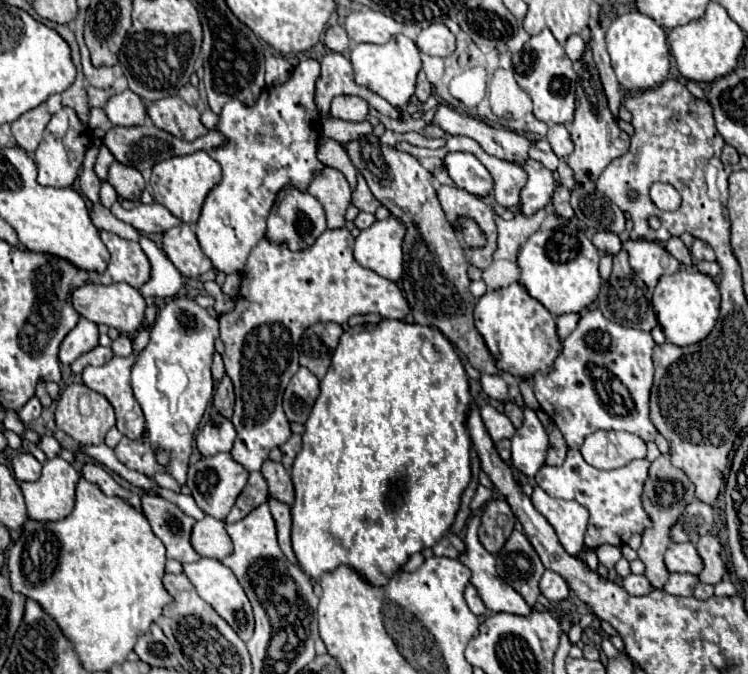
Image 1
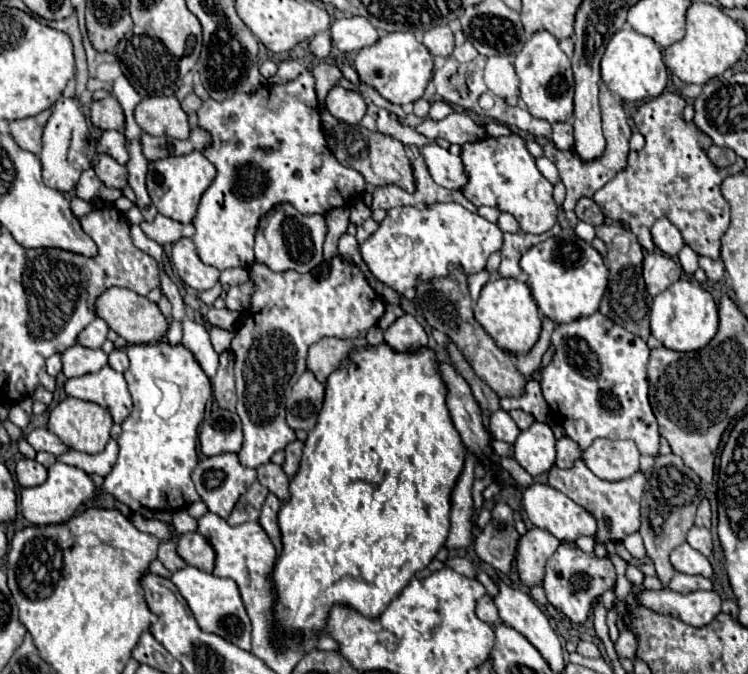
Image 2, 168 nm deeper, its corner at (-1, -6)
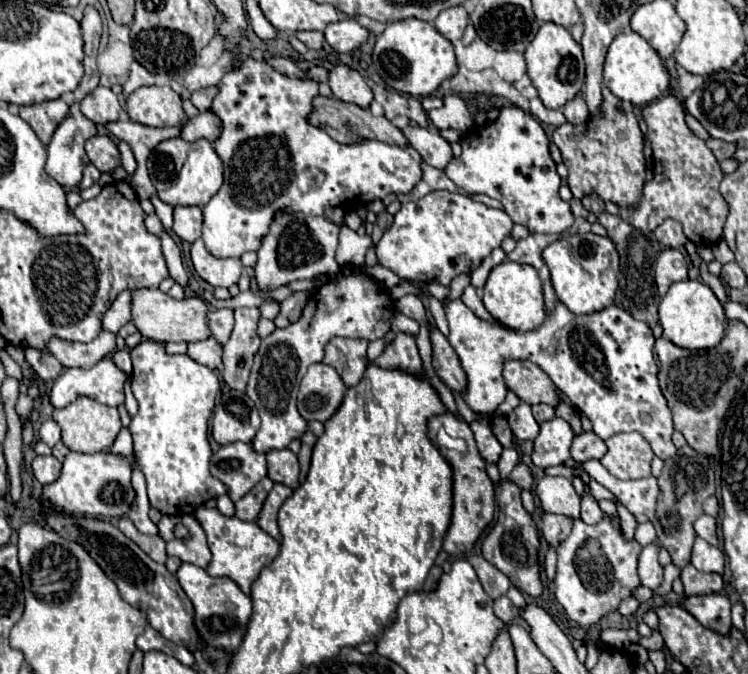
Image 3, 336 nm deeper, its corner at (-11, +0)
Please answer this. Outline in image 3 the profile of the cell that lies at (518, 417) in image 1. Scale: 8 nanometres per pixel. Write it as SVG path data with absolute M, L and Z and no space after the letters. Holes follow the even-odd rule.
M536 404L536 406L532 406L532 414L538 422L546 422L546 420L554 418L554 408L548 404Z

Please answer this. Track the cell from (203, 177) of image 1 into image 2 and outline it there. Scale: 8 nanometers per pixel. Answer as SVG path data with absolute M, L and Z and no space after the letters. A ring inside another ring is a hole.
M190 152L184 156L168 156L164 160L152 162L146 174L146 188L160 214L182 224L190 224L204 190L212 184L214 176L216 176L214 164L202 152Z

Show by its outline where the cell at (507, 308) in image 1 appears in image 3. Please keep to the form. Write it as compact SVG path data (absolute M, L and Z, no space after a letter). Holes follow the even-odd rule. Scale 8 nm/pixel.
M502 262L496 268L492 268L488 282L484 286L484 298L482 298L486 310L494 316L496 322L502 326L508 326L510 330L536 330L540 322L544 322L544 298L542 298L542 284L538 278L538 272L532 266L524 266L518 262Z

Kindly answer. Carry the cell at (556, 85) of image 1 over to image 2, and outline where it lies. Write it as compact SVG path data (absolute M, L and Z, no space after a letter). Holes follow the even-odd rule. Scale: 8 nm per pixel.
M536 32L522 48L520 54L516 54L514 62L516 74L520 78L520 98L526 102L528 112L534 118L548 120L550 124L558 120L570 120L572 116L572 98L574 98L574 76L570 68L570 58L560 50L558 40L546 32Z

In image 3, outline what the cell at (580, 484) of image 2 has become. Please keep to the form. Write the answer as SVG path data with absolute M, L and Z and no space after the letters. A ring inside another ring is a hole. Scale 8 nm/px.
M600 460L584 462L582 470L592 480L610 490L634 514L638 524L652 522L656 510L656 496L658 496L658 482L654 476L640 480L618 480L600 464Z

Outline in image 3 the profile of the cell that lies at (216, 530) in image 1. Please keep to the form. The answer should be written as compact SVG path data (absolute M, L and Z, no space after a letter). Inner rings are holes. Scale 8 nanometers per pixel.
M188 514L182 516L182 524L188 528L190 538L170 540L166 544L168 556L178 556L182 562L190 562L190 564L196 564L200 568L206 568L212 554L210 554L206 534L204 534L202 526L196 522L194 516L188 516Z

